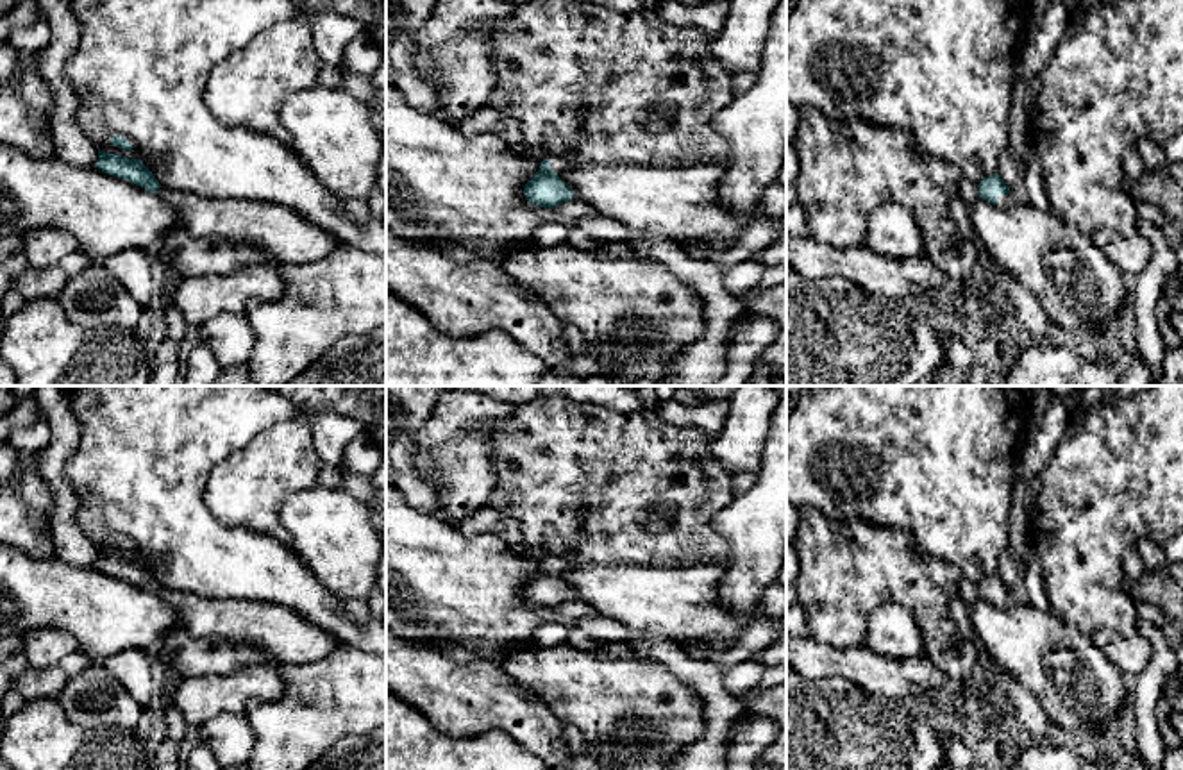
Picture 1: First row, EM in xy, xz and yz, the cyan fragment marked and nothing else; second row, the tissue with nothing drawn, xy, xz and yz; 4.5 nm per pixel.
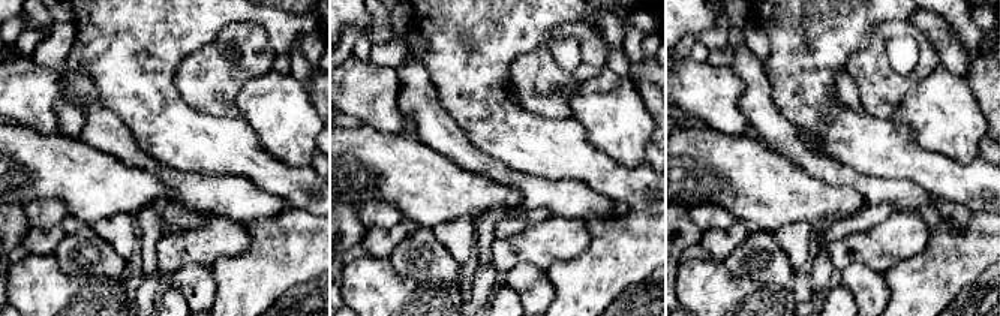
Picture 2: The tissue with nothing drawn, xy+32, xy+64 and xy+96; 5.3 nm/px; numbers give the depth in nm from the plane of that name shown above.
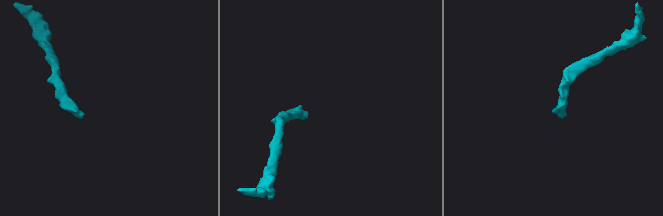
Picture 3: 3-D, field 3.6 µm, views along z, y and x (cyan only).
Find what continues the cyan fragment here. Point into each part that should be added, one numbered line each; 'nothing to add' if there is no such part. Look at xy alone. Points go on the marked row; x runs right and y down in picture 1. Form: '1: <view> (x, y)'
1: xy (286, 238)

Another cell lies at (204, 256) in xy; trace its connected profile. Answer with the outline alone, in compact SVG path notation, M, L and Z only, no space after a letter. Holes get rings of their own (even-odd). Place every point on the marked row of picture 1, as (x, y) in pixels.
M197 238L184 243L170 270L182 279L227 275L257 263L272 261L259 245L245 239Z

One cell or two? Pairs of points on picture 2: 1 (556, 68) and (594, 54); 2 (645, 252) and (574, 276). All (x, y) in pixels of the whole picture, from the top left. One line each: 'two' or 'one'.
1: one
2: one

